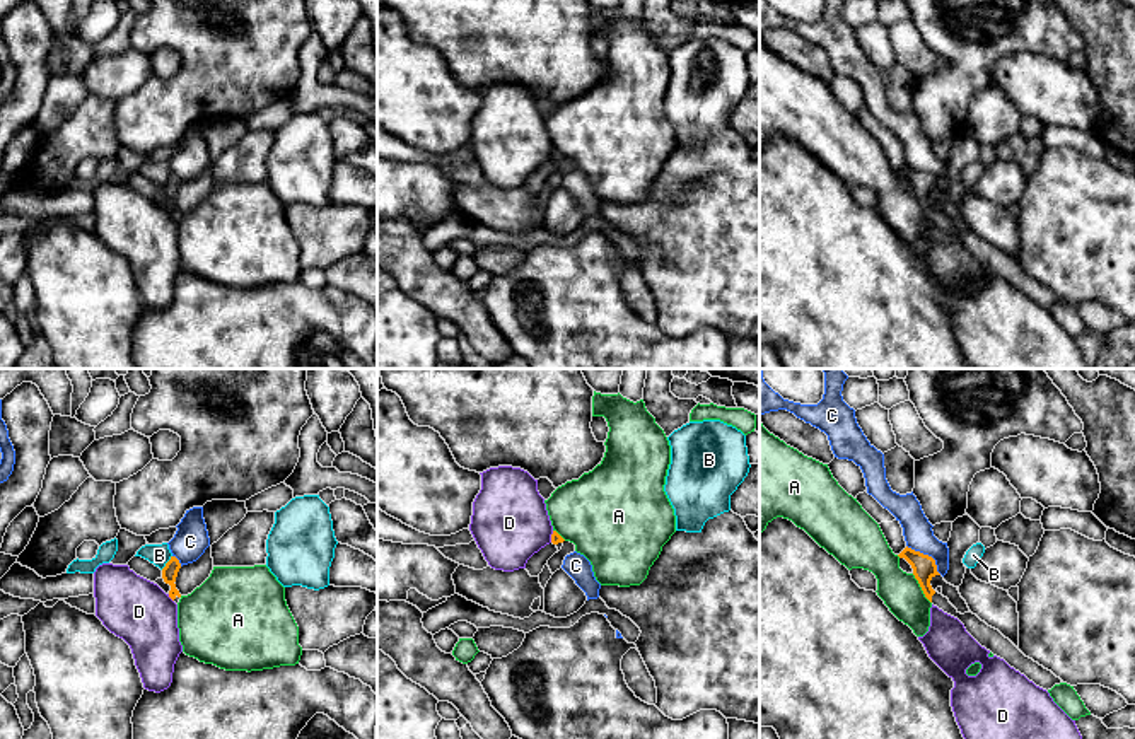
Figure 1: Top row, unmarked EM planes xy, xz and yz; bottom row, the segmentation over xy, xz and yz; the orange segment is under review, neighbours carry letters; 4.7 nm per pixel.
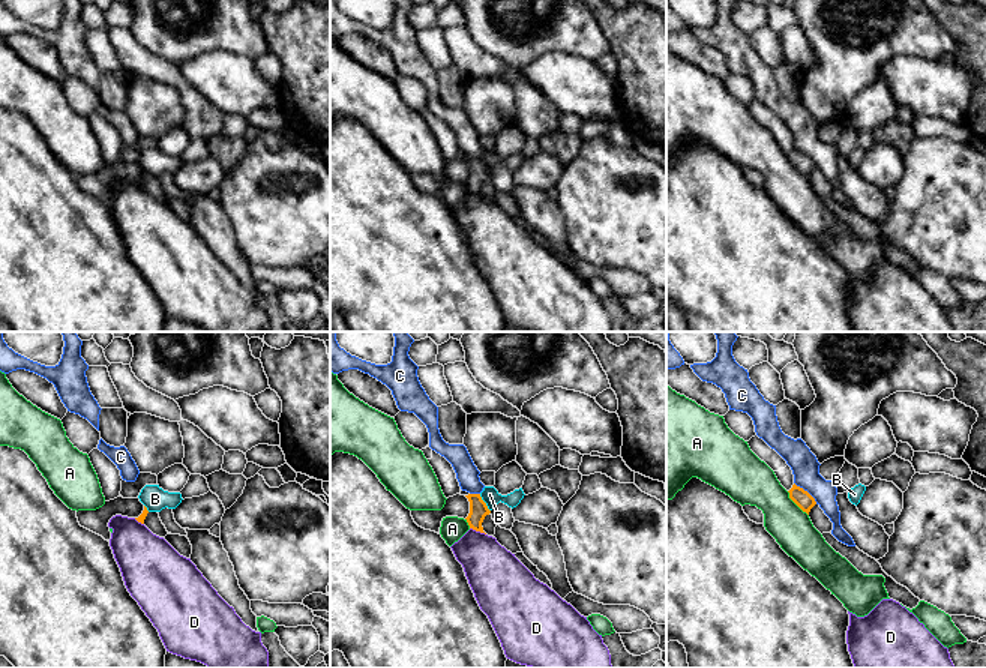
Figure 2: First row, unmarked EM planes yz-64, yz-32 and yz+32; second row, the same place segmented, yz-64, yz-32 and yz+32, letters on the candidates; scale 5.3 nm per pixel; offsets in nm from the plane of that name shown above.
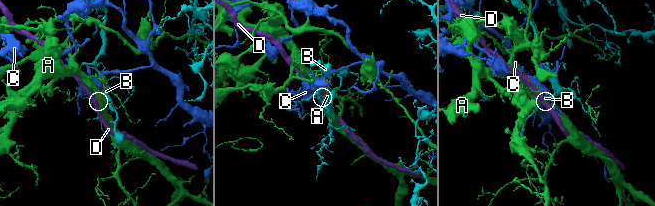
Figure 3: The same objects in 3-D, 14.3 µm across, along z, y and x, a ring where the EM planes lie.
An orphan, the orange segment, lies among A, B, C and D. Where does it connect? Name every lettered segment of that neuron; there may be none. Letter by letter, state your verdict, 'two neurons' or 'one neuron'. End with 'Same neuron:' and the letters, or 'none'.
A: two neurons
B: two neurons
C: two neurons
D: two neurons
Same neuron: none

